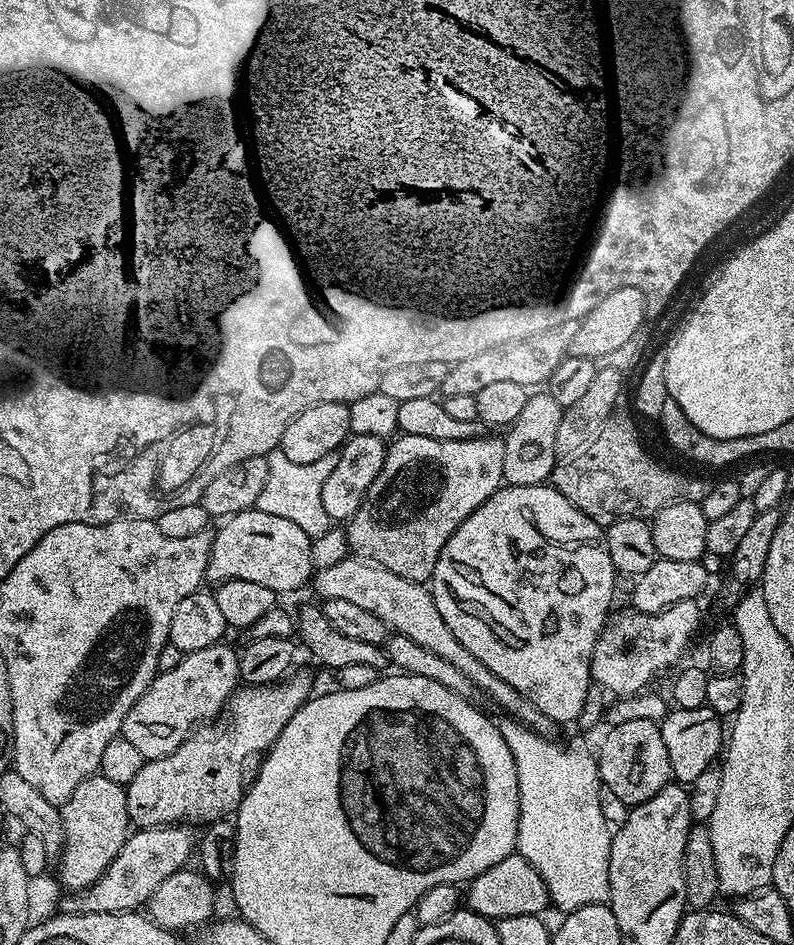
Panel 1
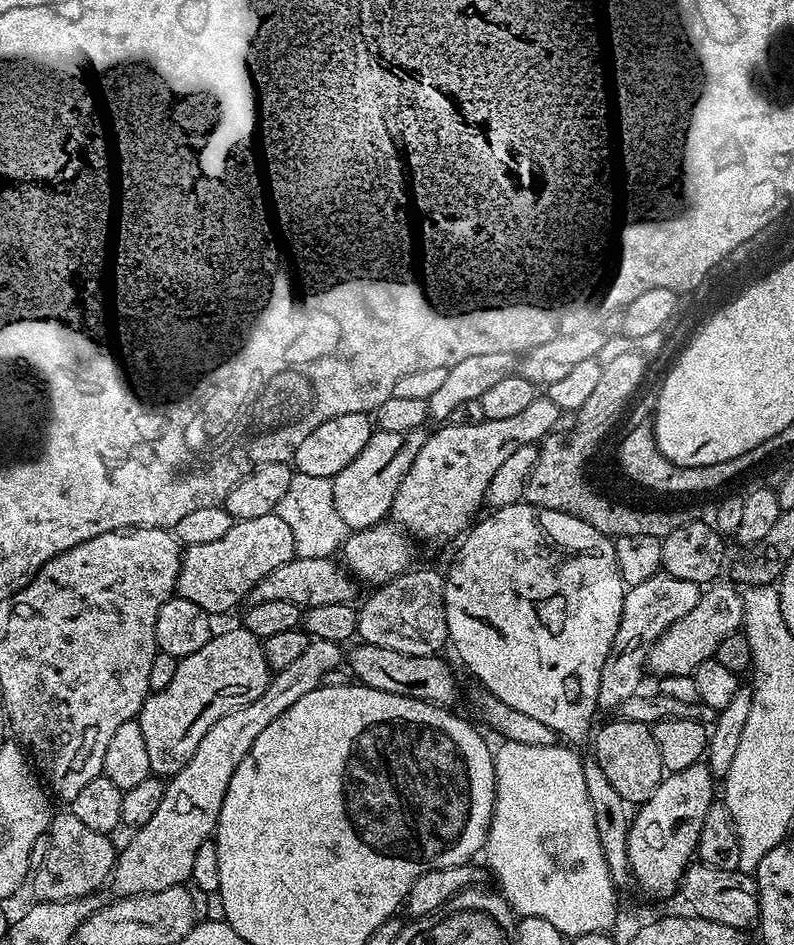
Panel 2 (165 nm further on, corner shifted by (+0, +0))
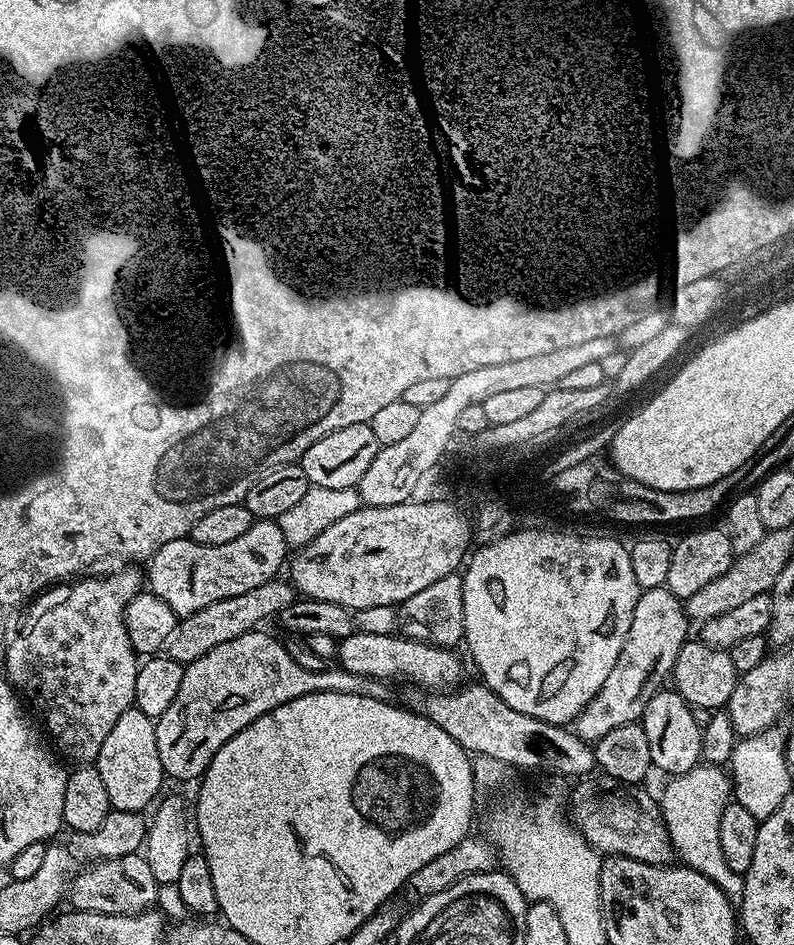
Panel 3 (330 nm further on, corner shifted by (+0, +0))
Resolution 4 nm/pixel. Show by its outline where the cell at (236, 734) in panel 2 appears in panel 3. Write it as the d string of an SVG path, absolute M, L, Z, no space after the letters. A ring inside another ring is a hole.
M357 630L339 641L336 660L339 667L372 680L413 680L421 684L424 690L455 690L466 680L464 664L458 653L451 648L439 648L436 644L412 640L403 634L366 634Z

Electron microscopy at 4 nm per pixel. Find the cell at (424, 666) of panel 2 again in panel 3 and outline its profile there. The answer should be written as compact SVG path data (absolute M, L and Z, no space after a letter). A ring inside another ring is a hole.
M482 682L465 683L455 690L432 690L427 693L424 700L423 715L433 720L450 738L458 742L465 752L476 756L486 756L502 762L509 769L525 768L528 772L549 772L552 776L576 776L575 778L587 778L593 775L597 767L596 749L587 740L577 734L571 727L563 724L551 724L542 722L538 718L530 718L530 714L522 714L514 710L514 706L506 706L494 690L490 690Z

